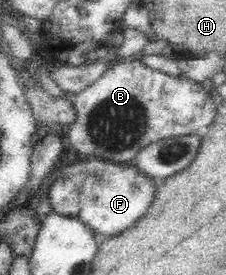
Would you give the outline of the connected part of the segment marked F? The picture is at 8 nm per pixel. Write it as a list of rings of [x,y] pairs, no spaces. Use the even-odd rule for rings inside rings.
[[[101,158],[58,168],[52,180],[48,190],[51,209],[80,218],[92,232],[106,238],[118,236],[145,215],[159,183],[132,163],[115,163]]]

